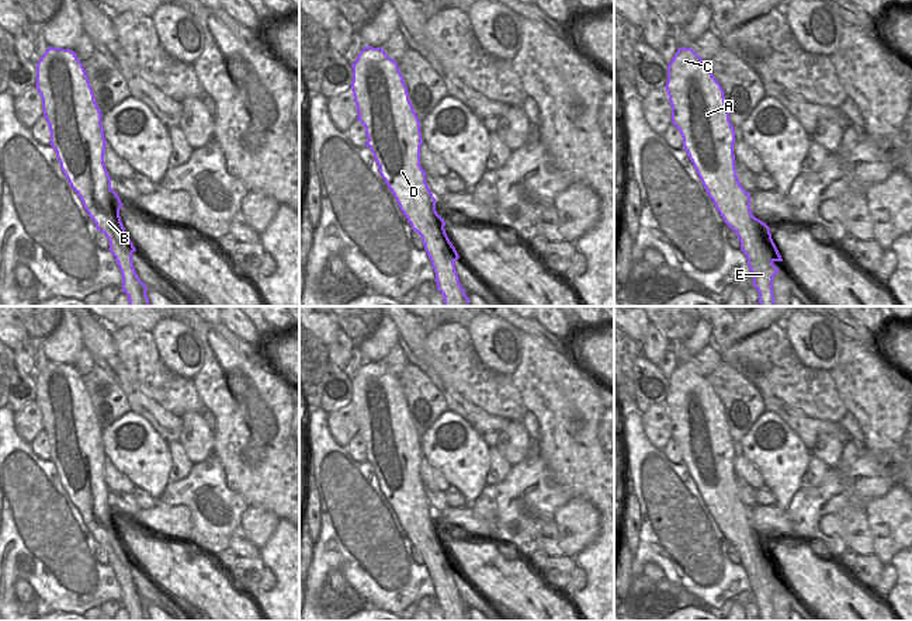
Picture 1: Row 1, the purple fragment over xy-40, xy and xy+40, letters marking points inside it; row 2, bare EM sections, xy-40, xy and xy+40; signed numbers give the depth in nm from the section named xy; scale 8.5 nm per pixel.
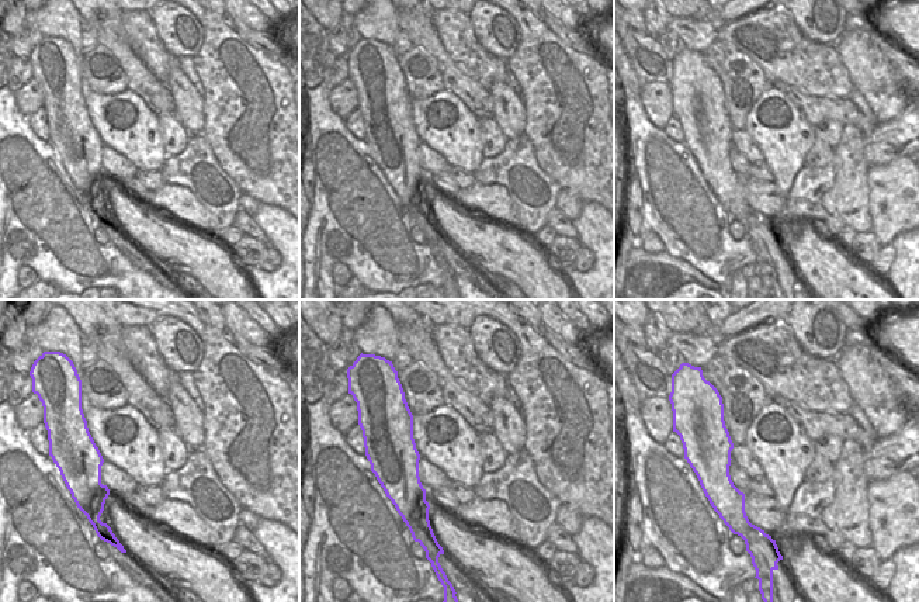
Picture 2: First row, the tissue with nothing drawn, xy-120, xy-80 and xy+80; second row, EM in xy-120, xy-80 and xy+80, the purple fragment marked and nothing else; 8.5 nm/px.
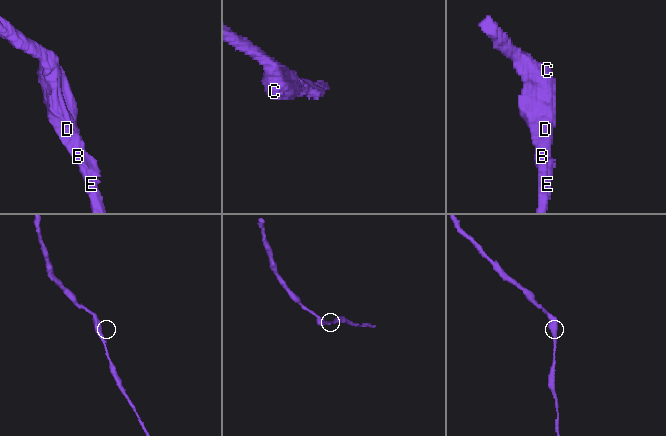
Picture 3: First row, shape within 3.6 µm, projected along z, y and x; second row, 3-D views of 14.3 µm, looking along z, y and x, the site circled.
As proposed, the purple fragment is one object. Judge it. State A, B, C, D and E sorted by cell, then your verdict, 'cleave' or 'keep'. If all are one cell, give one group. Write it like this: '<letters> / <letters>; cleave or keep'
A B C D E; keep

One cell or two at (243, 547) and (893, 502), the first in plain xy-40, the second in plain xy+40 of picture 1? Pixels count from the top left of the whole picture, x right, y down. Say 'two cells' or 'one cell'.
two cells

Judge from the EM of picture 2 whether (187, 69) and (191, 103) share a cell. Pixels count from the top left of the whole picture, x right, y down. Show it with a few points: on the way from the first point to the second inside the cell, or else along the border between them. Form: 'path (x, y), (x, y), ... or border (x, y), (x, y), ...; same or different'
border (176, 61), (180, 71), (201, 97); different

